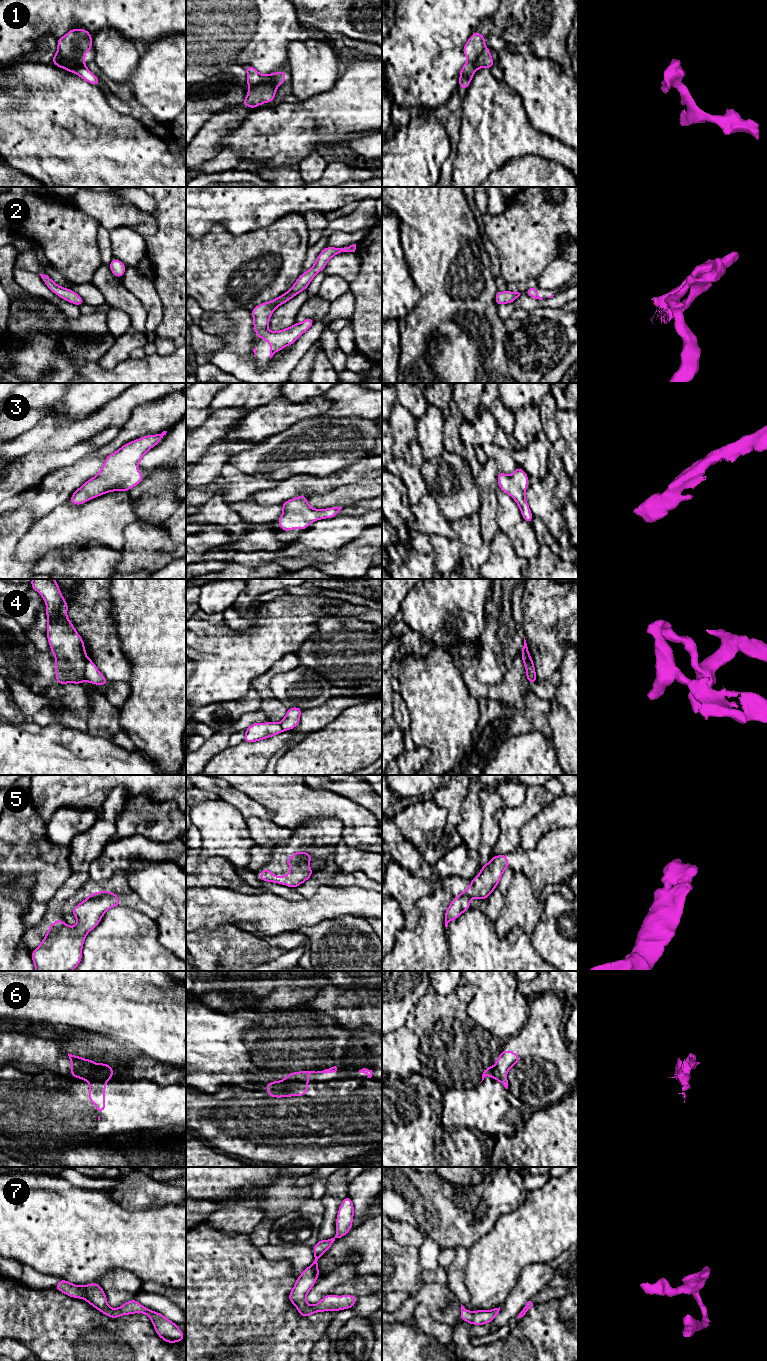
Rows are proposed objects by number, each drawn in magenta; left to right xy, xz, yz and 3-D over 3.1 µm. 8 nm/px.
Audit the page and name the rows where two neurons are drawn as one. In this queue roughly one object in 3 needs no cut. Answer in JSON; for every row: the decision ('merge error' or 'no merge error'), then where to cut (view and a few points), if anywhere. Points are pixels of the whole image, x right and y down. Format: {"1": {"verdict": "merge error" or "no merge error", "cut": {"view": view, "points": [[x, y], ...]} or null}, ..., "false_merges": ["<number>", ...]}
{"1": {"verdict": "merge error", "cut": {"view": "xy", "points": [[67, 61], [73, 61], [84, 66]]}}, "2": {"verdict": "no merge error", "cut": null}, "3": {"verdict": "no merge error", "cut": null}, "4": {"verdict": "merge error", "cut": {"view": "xy", "points": [[87, 658], [84, 679]]}}, "5": {"verdict": "merge error", "cut": {"view": "xz", "points": [[308, 861], [300, 859], [289, 864]]}}, "6": {"verdict": "merge error", "cut": {"view": "xz", "points": [[283, 1080], [308, 1082]]}}, "7": {"verdict": "no merge error", "cut": null}, "false_merges": ["1", "4", "5", "6"]}

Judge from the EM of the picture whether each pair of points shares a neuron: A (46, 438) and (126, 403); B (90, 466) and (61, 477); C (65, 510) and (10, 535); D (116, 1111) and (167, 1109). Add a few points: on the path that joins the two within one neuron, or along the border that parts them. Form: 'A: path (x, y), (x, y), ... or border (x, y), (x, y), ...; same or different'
A: path (66, 433), (85, 429), (106, 417); same
B: path (83, 469), (73, 477), (68, 477); same
C: border (35, 521), (19, 540), (18, 544); different
D: path (130, 1097), (158, 1096); same

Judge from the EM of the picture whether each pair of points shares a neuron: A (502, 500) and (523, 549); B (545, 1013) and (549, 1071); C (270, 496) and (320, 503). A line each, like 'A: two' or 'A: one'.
A: one
B: one
C: two

